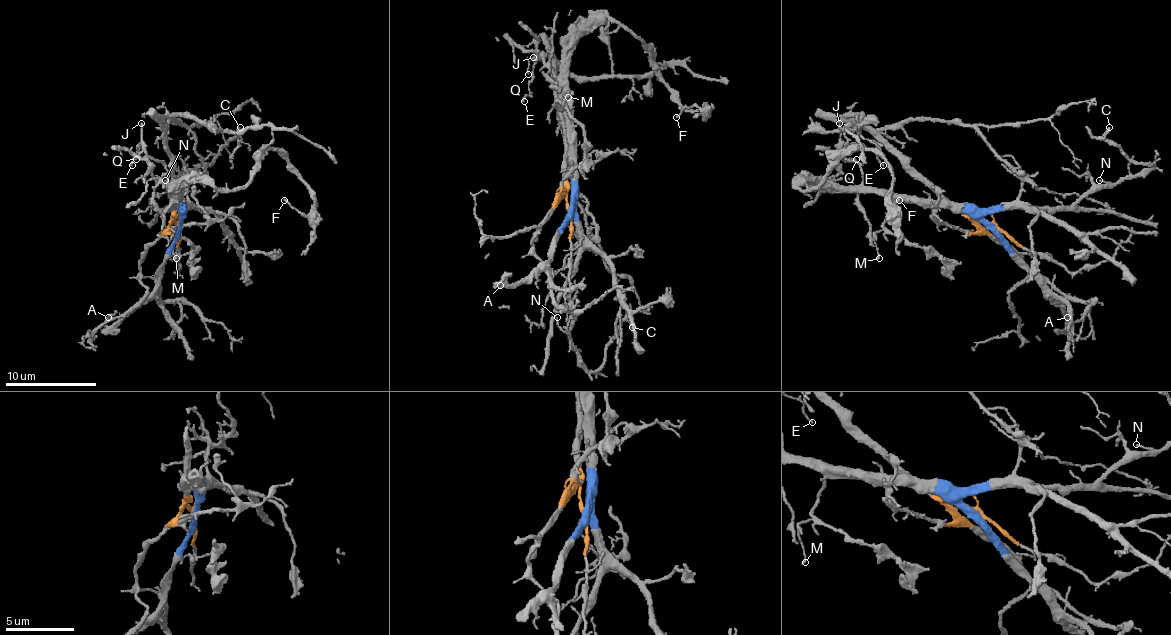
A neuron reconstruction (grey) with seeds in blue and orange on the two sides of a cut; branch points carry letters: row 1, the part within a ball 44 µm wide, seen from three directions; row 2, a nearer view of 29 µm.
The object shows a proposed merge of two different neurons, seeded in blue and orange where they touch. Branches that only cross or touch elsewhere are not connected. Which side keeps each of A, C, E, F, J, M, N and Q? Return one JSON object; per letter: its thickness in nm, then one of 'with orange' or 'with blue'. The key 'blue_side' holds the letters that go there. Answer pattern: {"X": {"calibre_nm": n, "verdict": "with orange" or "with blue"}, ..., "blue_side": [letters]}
{"A": {"calibre_nm": 130, "verdict": "with blue"}, "C": {"calibre_nm": 240, "verdict": "with blue"}, "E": {"calibre_nm": 150, "verdict": "with blue"}, "F": {"calibre_nm": 140, "verdict": "with blue"}, "J": {"calibre_nm": 160, "verdict": "with blue"}, "M": {"calibre_nm": 140, "verdict": "with blue"}, "N": {"calibre_nm": 120, "verdict": "with blue"}, "Q": {"calibre_nm": 120, "verdict": "with blue"}, "blue_side": ["A", "C", "E", "F", "J", "M", "N", "Q"]}

